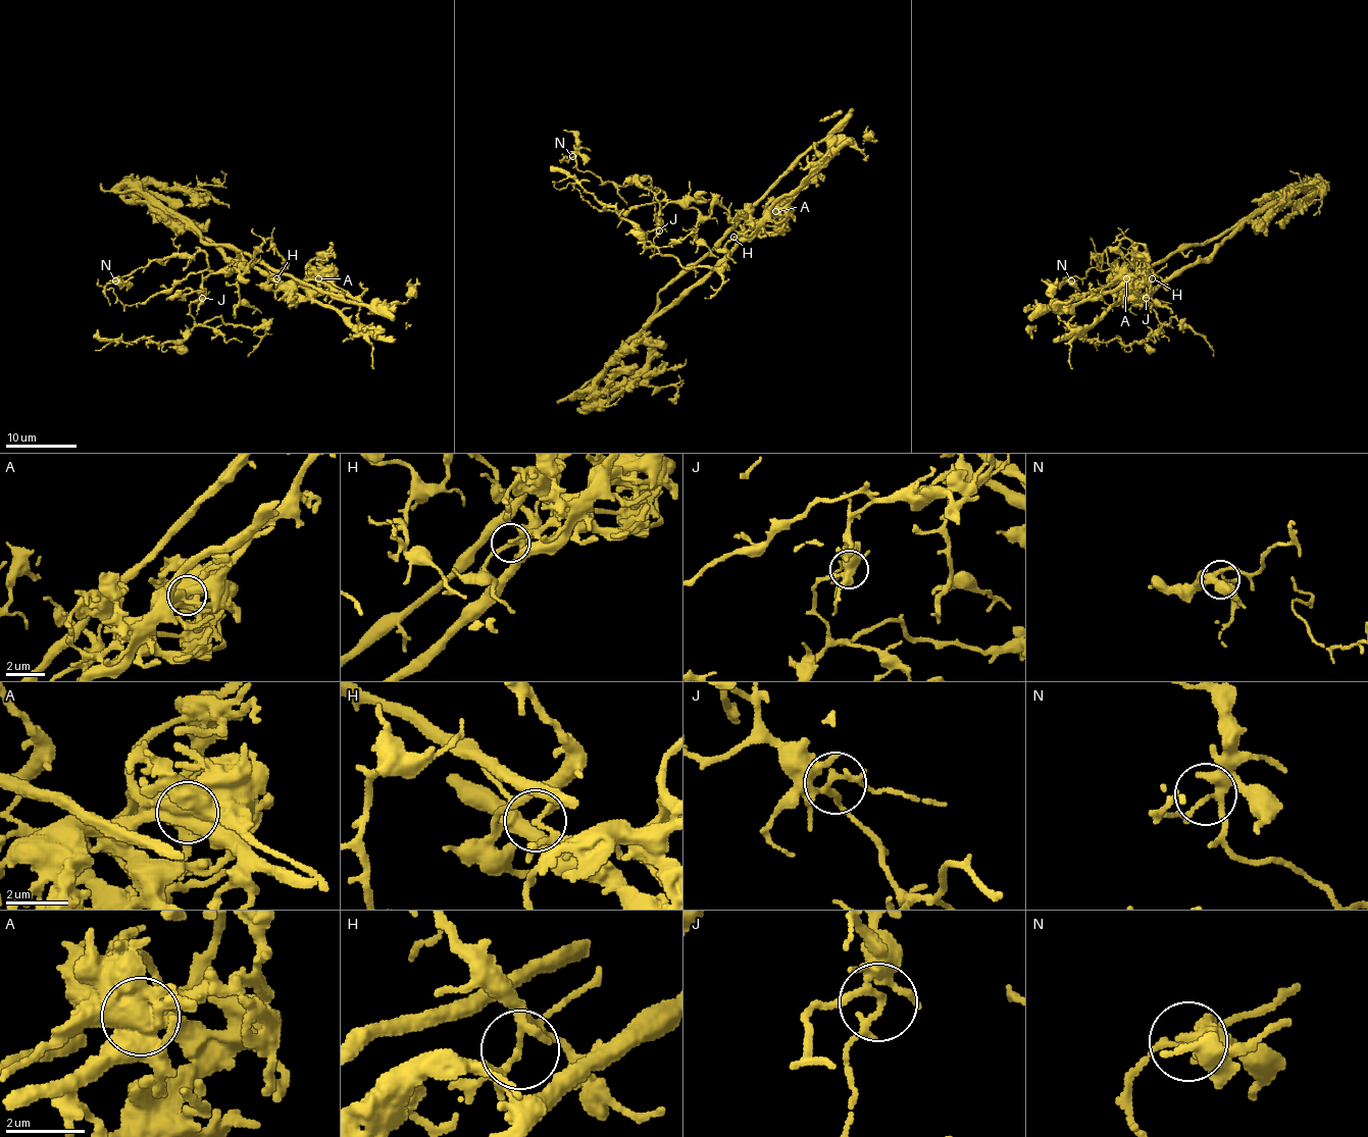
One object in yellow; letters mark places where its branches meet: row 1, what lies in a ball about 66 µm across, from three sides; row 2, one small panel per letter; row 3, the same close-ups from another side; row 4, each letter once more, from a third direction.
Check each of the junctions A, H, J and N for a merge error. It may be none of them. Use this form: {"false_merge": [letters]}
{"false_merge": ["A", "H"]}

